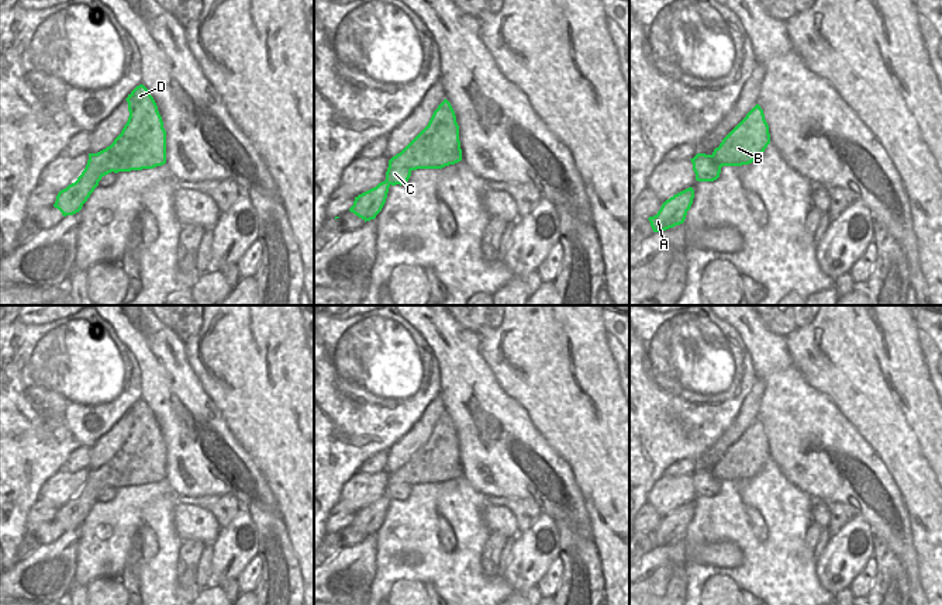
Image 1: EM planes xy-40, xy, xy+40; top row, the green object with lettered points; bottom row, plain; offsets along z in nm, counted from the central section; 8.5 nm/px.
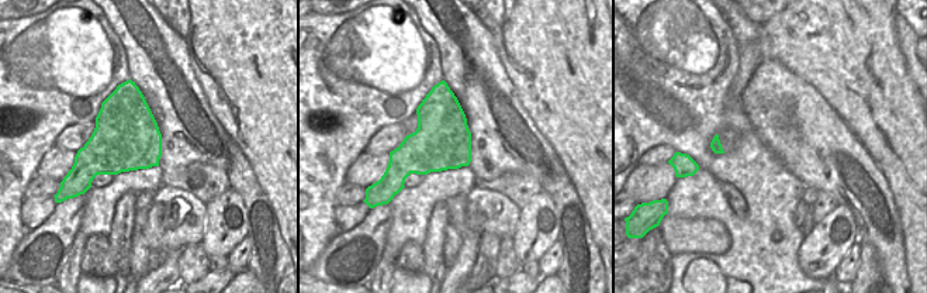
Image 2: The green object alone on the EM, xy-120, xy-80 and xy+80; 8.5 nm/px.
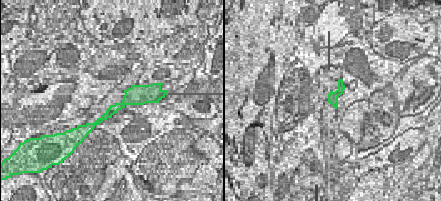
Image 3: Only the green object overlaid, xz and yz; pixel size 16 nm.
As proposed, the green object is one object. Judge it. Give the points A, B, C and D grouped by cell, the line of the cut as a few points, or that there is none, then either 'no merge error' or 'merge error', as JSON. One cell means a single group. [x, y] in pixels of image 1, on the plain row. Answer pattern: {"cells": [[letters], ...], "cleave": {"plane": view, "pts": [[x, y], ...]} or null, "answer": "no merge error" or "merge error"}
{"cells": [["A", "B", "D"], ["C"]], "cleave": {"plane": "xy", "pts": [[392, 473], [396, 480], [403, 480], [410, 486]]}, "answer": "merge error"}

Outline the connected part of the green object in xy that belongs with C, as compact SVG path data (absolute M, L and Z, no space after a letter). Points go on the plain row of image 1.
M393 474L389 476L389 483L386 487L386 495L391 499L407 499L408 494L411 491L411 485L404 481L396 481L393 478Z

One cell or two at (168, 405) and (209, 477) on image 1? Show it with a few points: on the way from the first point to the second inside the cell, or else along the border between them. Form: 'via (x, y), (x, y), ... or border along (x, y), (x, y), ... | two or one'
via (183, 424), (204, 459) | one

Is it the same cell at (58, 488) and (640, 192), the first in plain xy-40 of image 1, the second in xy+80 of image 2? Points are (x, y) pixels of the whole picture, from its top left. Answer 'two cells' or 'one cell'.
one cell

